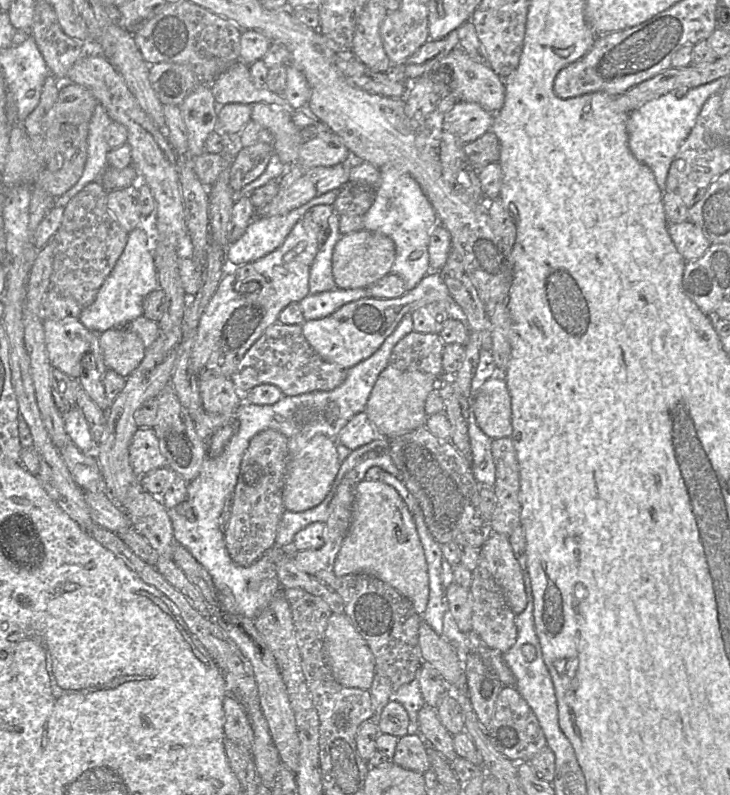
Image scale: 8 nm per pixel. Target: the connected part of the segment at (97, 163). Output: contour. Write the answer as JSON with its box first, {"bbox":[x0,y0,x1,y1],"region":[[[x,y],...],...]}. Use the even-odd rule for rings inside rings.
{"bbox":[54,103,110,207],"region":[[[98,103],[89,122],[87,158],[82,175],[71,189],[56,199],[54,206],[65,207],[87,184],[98,180],[107,167],[107,153],[110,148],[104,137],[104,128],[108,119],[110,117],[104,107]]]}

